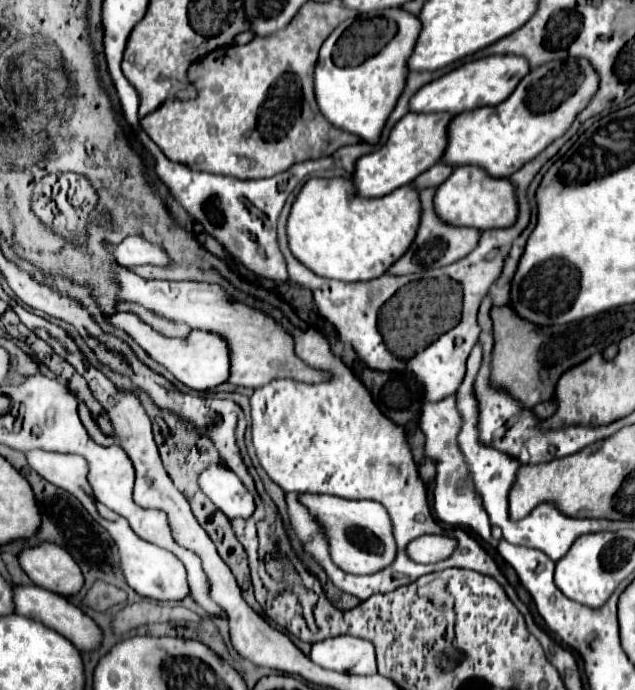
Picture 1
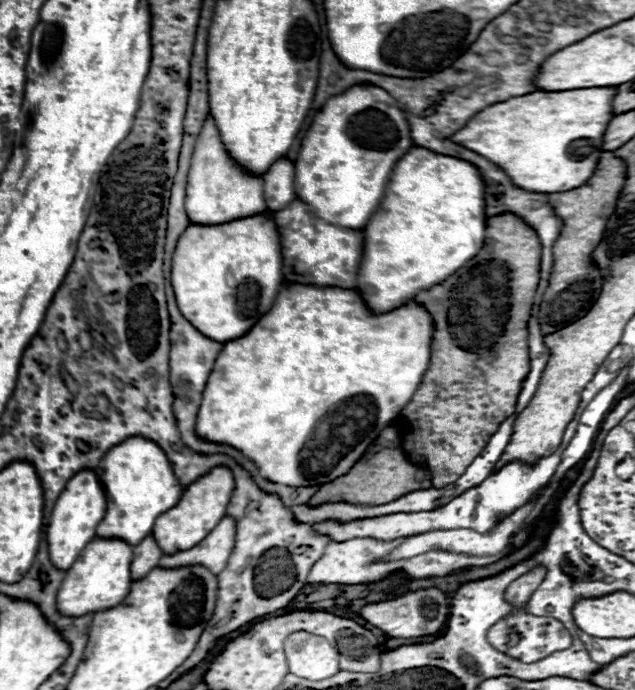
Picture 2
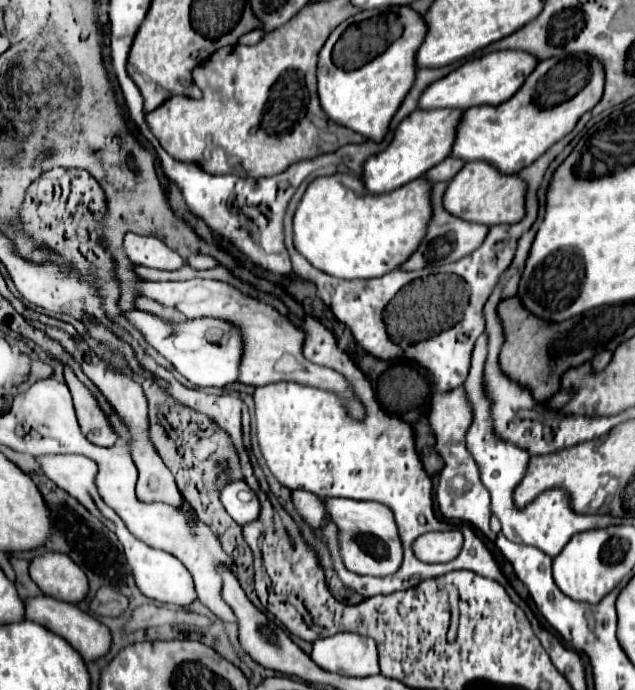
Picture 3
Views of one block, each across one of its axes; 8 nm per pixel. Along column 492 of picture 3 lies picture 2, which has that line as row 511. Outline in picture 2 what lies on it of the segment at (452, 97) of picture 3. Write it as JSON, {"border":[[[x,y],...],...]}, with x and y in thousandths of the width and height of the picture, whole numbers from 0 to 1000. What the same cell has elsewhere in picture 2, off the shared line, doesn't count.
{"border":[[[145,681],[123,684],[104,701],[101,713],[88,725],[88,730],[82,736],[82,745],[79,745],[76,765],[72,765],[72,786],[76,786],[79,814],[91,826],[107,826],[120,814],[120,809],[135,794],[135,788],[151,777],[151,762],[157,759],[164,745],[167,745],[167,725],[164,725],[164,713],[154,701],[151,687]]]}

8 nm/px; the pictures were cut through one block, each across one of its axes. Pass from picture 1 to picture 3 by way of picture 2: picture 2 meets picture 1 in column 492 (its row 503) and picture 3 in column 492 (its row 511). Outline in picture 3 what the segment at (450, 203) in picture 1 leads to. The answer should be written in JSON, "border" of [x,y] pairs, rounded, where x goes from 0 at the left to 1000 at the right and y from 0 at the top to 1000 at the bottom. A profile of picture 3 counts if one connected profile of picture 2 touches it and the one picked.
{"border":[[[731,238],[706,264],[696,299],[712,313],[746,325],[813,325],[825,316],[825,264],[816,255],[787,255],[784,249],[775,249],[769,238]]]}

